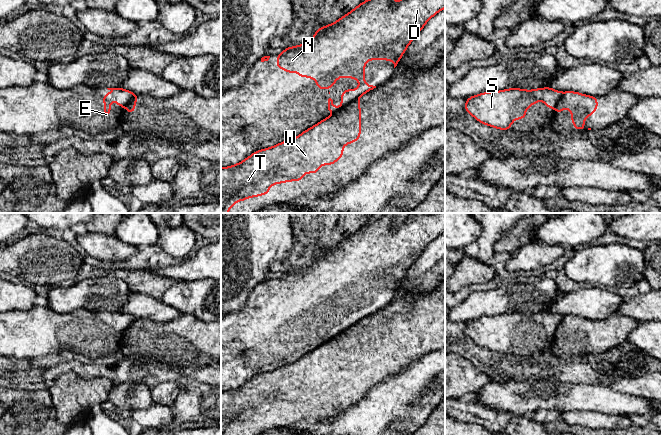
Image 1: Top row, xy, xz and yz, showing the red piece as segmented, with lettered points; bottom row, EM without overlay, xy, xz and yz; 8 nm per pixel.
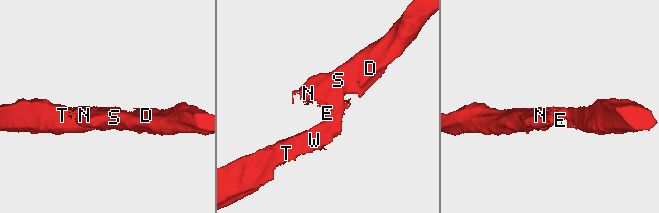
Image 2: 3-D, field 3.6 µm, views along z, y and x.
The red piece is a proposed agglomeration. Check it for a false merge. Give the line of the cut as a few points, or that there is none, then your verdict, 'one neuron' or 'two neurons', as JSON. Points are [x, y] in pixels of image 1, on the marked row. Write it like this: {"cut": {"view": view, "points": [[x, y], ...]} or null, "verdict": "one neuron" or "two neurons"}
{"cut": {"view": "xz", "points": [[357, 98], [342, 107]]}, "verdict": "two neurons"}

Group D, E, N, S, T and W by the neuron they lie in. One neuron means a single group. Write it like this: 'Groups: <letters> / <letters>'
Groups: D E N S / T W

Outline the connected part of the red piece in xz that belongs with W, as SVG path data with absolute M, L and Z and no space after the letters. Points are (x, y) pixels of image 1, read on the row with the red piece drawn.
M359 99L336 111L299 136L273 147L255 151L242 162L221 168L221 213L228 213L236 201L269 194L269 186L302 181L304 173L318 173L320 165L332 165L343 158L343 146L359 141L361 108Z

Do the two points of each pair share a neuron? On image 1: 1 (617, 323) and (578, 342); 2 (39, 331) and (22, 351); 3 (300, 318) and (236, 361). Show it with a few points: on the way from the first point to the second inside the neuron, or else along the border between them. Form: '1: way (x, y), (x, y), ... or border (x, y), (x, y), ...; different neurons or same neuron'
1: way (607, 333), (602, 336), (588, 336); same neuron
2: way (34, 336), (24, 346); same neuron
3: way (284, 319), (252, 351); same neuron

